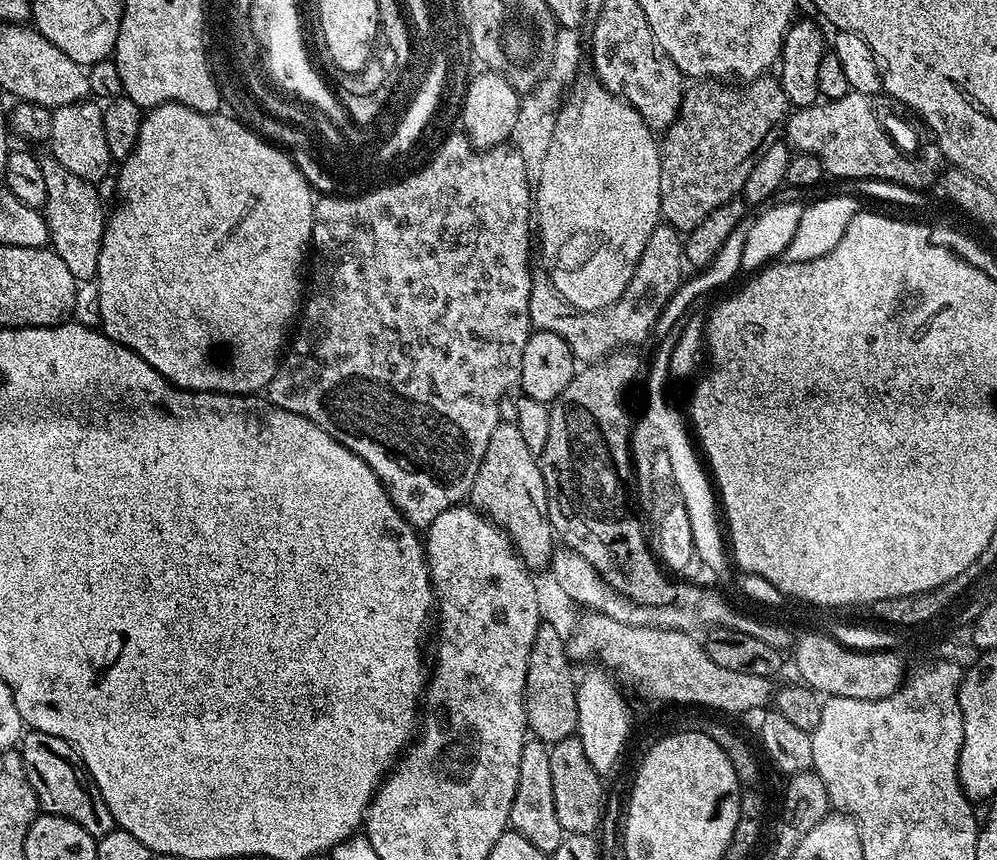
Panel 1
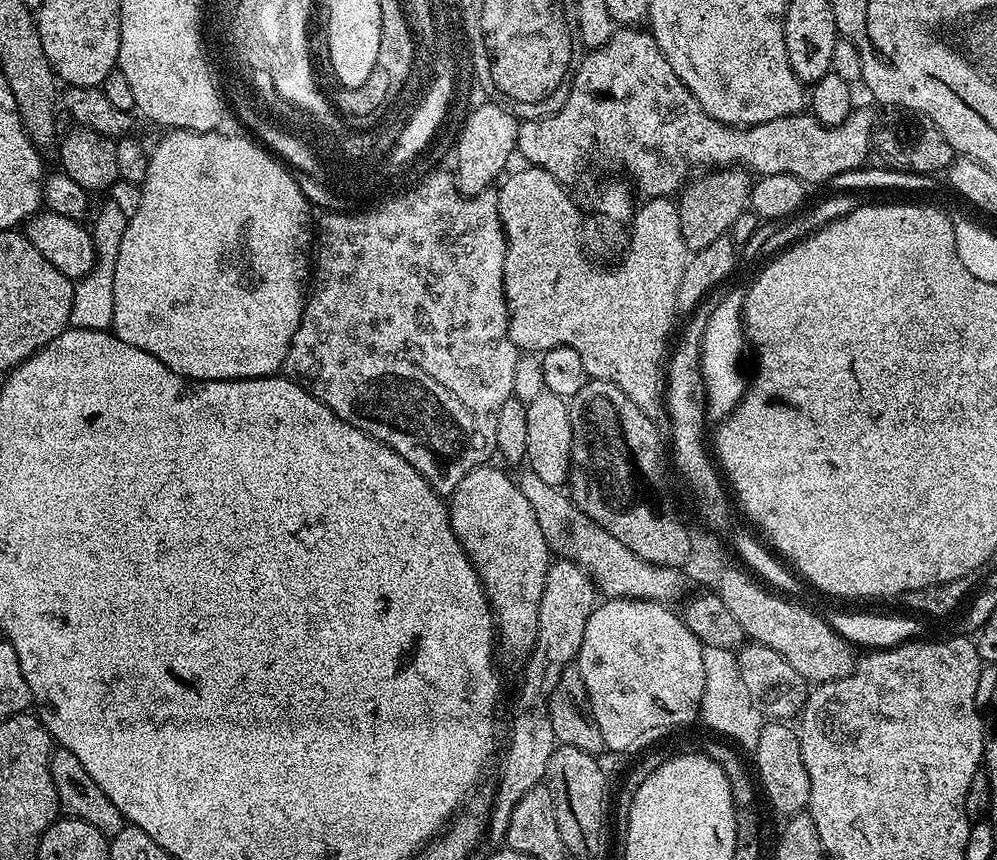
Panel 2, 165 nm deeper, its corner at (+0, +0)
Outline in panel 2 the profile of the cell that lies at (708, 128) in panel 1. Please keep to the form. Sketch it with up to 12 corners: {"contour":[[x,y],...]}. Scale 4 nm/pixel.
{"contour":[[712,170],[678,196],[692,252],[731,233],[749,207],[753,177]]}

